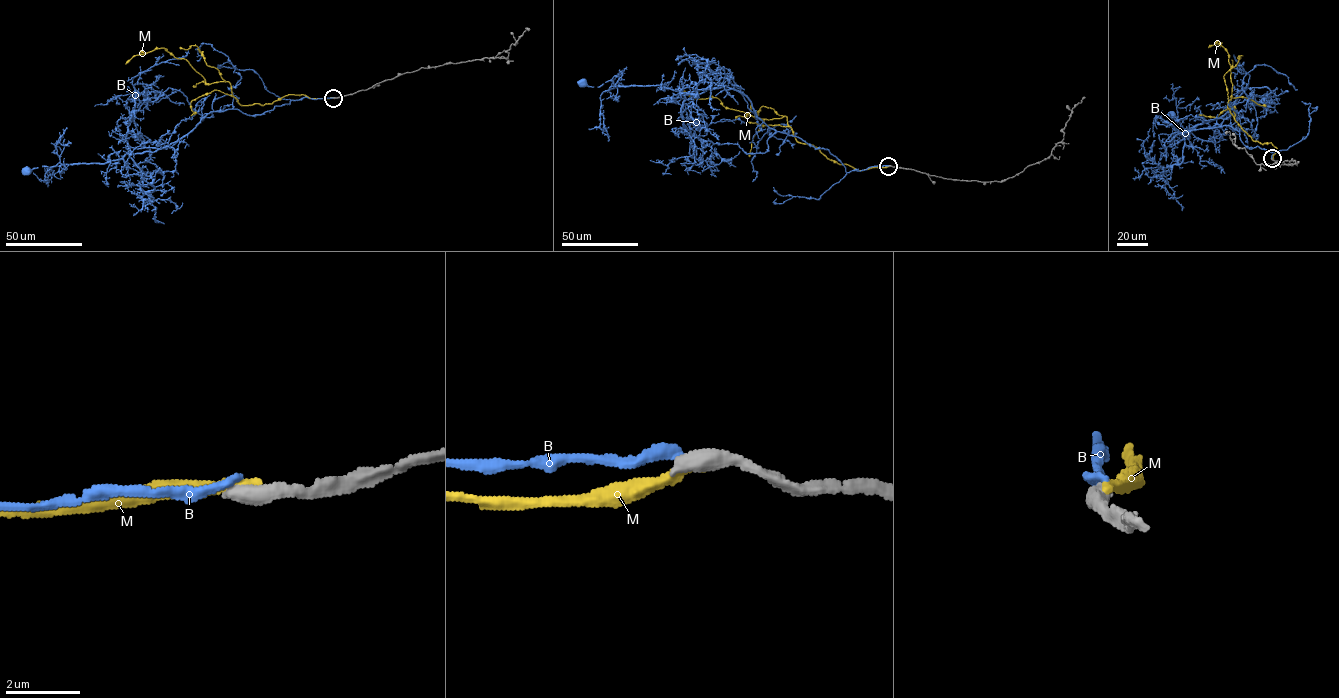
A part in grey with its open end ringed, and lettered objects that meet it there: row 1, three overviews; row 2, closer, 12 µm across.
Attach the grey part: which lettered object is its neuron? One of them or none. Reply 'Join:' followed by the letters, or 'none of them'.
Join: none of them

